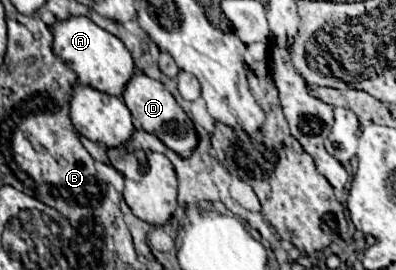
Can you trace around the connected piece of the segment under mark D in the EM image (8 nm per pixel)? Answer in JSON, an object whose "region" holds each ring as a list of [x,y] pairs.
{"region":[[[137,71],[131,77],[131,81],[127,83],[127,87],[125,87],[123,101],[129,107],[135,125],[139,125],[141,129],[145,129],[147,133],[153,133],[163,145],[167,145],[171,151],[175,151],[183,159],[193,153],[193,149],[199,143],[197,131],[195,131],[191,119],[187,117],[187,113],[179,107],[179,103],[175,101],[175,97],[167,91],[167,87],[161,81],[155,81],[151,77],[147,77],[145,73]]]}

